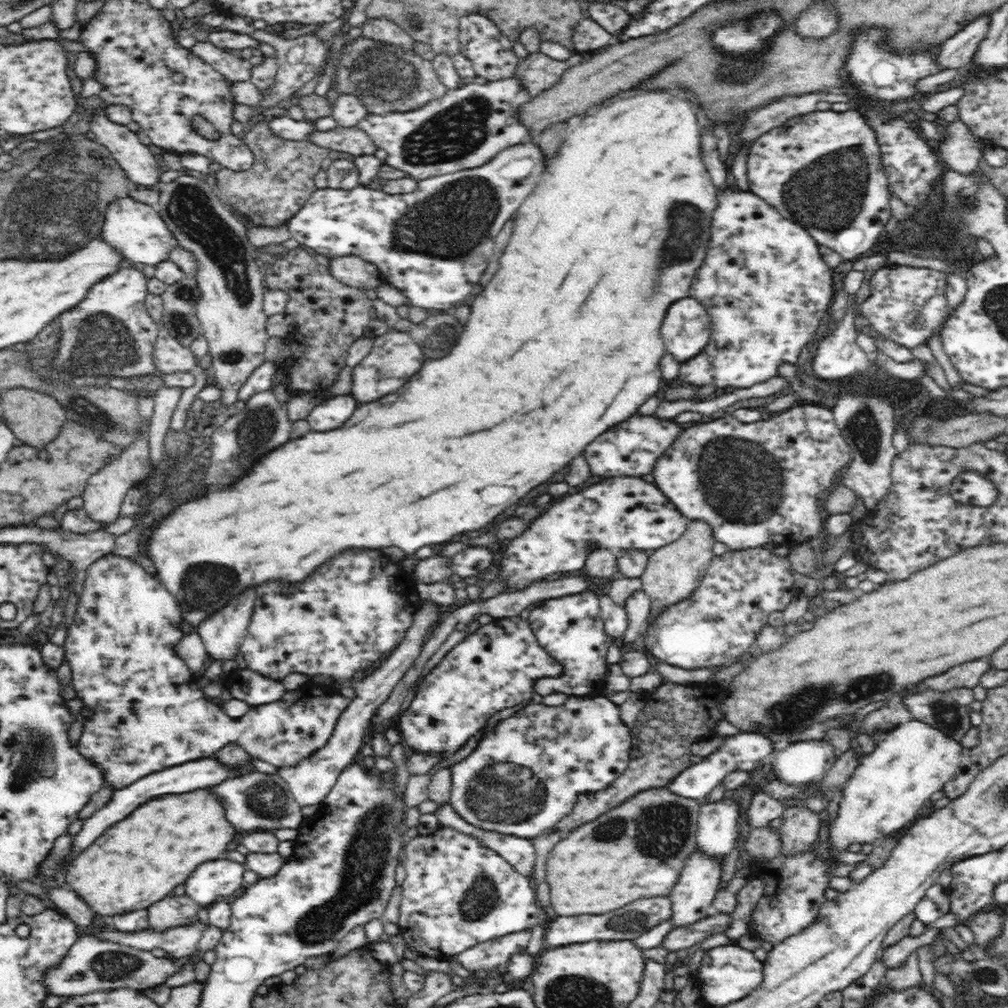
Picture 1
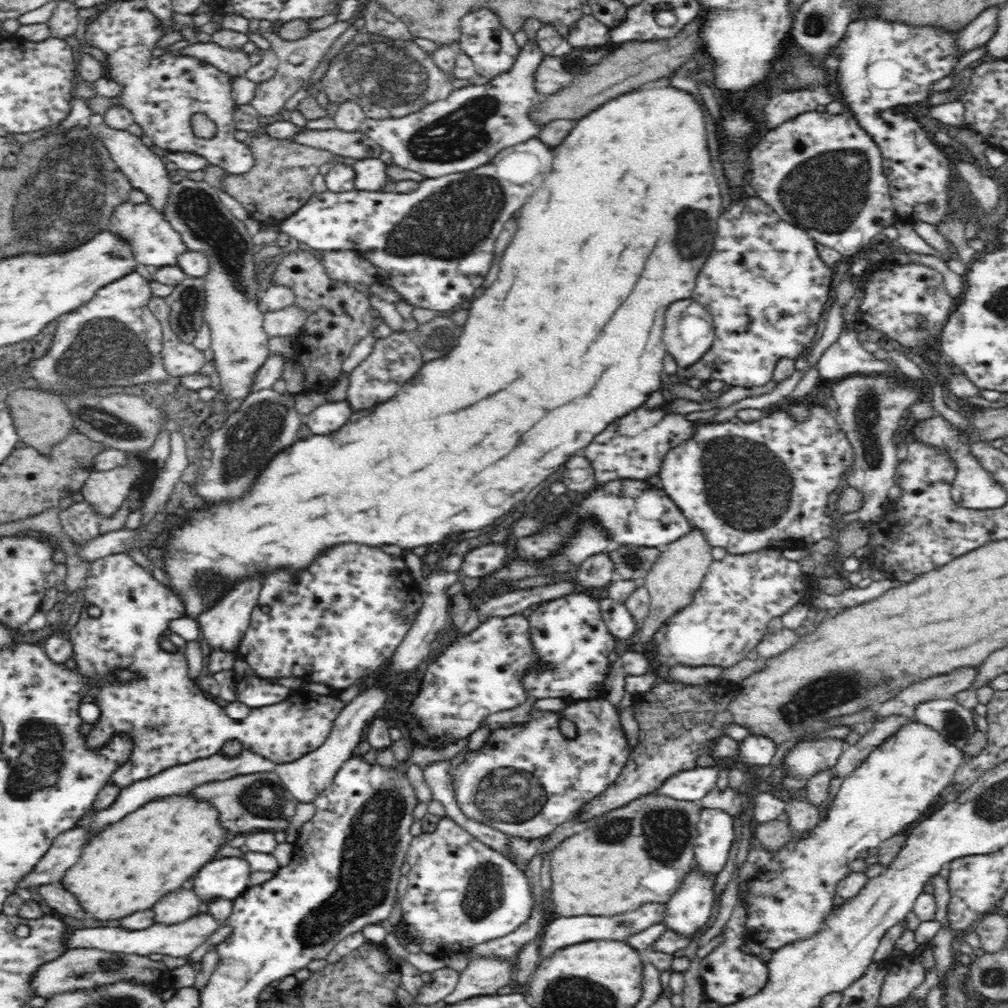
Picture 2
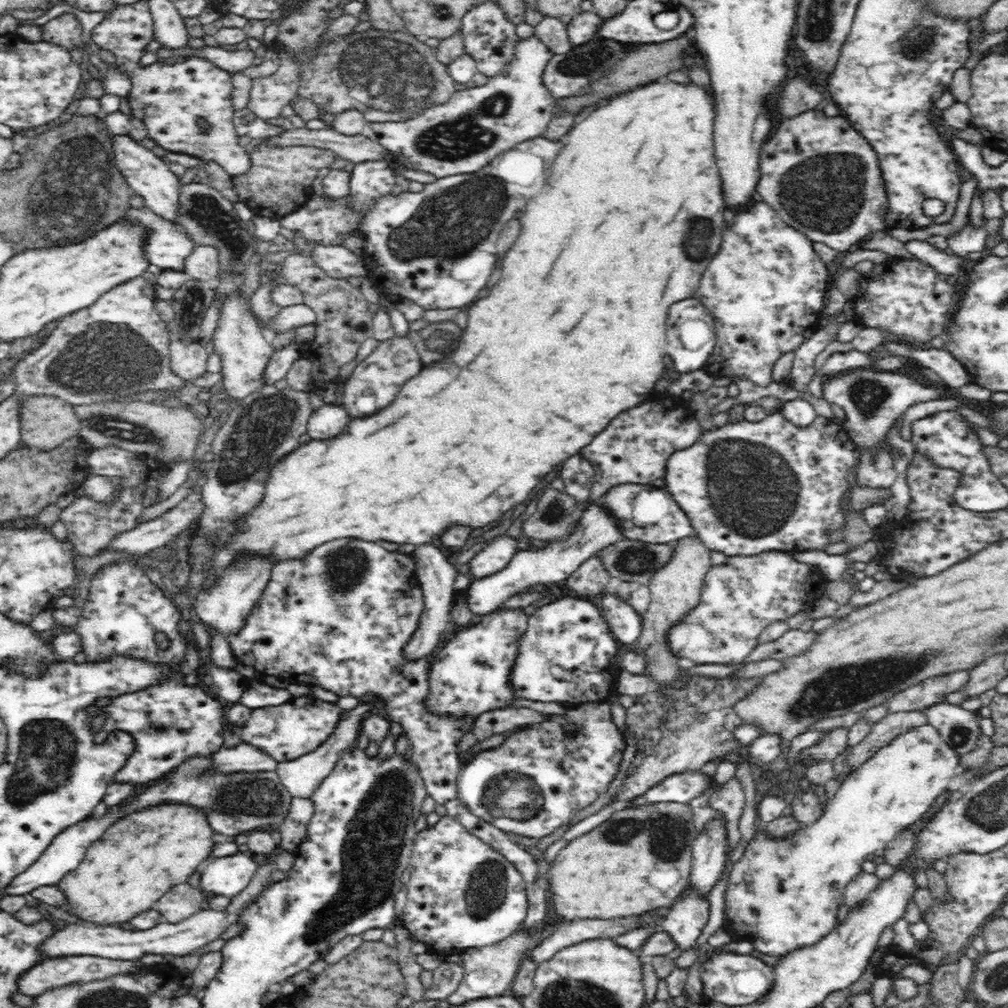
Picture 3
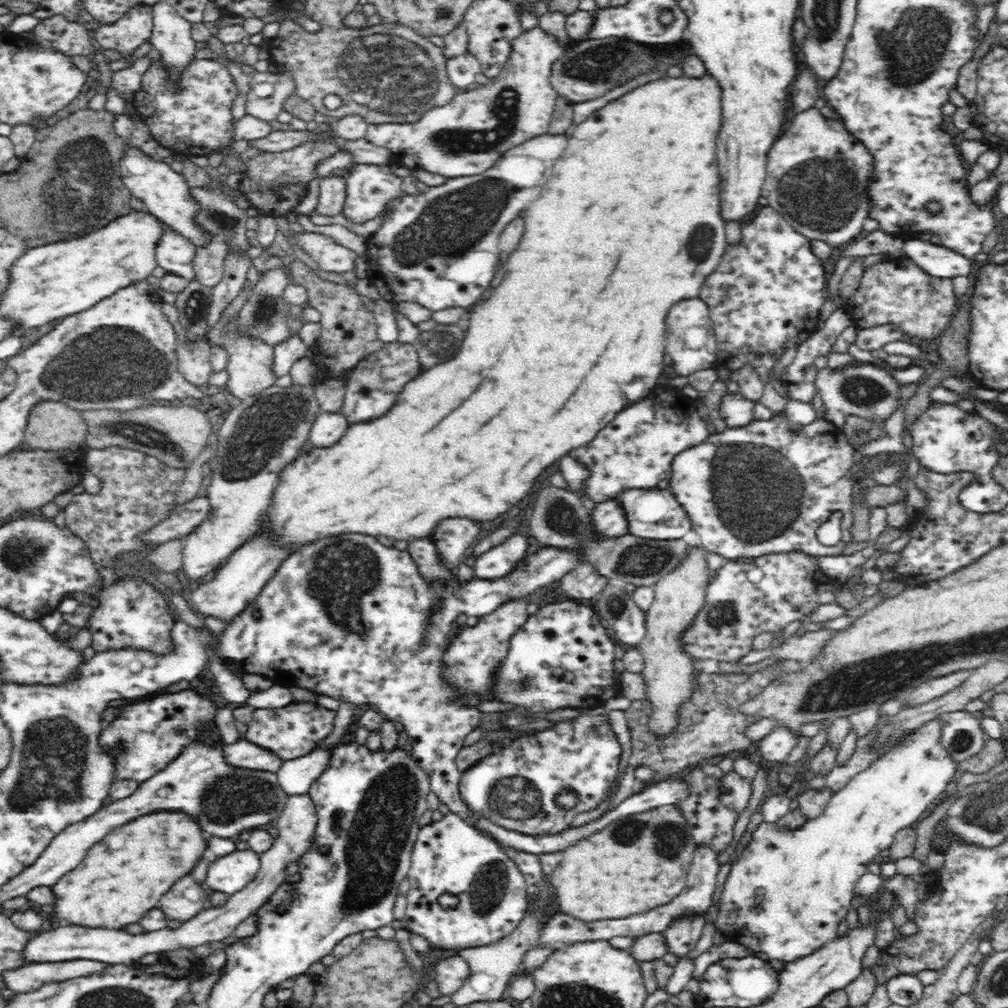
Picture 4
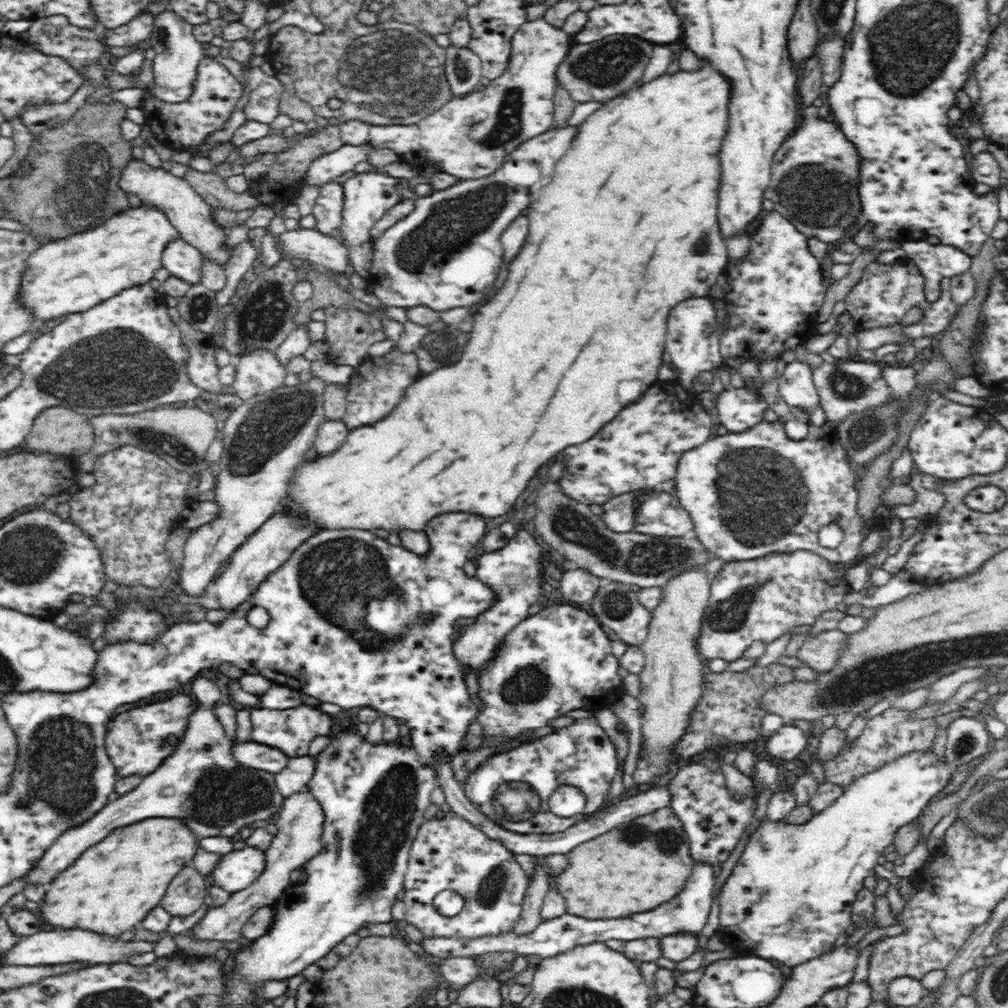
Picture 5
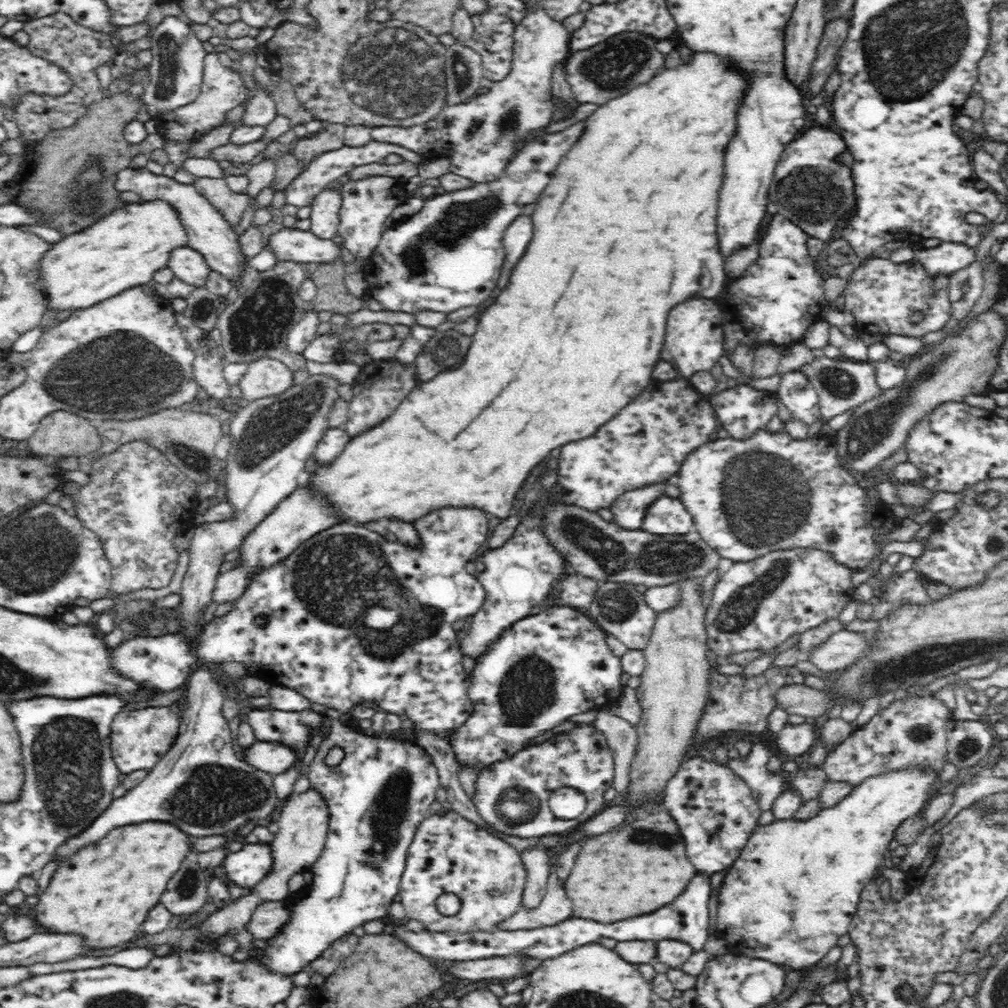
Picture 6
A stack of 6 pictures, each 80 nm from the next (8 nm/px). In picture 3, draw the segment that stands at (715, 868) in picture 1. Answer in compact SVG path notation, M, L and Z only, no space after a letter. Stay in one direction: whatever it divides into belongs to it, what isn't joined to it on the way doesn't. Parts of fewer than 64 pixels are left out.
M686 886L667 907L659 923L660 929L668 932L674 944L686 951L696 945L708 922L709 912L708 897Z

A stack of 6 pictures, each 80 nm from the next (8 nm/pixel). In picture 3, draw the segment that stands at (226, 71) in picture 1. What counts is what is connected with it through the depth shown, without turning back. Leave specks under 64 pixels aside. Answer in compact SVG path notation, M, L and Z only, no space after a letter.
M205 45L197 48L186 46L184 48L176 48L176 50L162 47L155 52L159 60L202 57L204 60L220 67L222 70L228 71L230 74L242 73L245 68L250 68L255 57L254 51L248 48L246 50L230 50L224 49L220 45Z

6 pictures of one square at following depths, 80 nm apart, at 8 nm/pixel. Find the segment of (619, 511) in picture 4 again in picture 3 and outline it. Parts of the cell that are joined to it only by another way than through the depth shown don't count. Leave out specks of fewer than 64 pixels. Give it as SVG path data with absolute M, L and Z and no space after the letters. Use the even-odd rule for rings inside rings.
M591 502L584 514L580 517L579 525L576 526L574 536L564 537L560 541L549 541L541 549L525 549L516 551L515 556L510 562L496 574L487 577L475 578L470 583L469 588L460 590L459 593L452 593L452 610L464 602L475 617L493 613L498 606L502 605L507 598L518 593L528 593L538 584L552 584L552 582L562 582L566 580L574 570L586 562L588 558L604 550L604 547L622 539L622 533L616 525L616 521L606 513L604 507L598 503ZM342 538L342 540L334 540L334 542L326 542L324 546L318 546L316 550L312 550L304 560L288 560L288 562L280 562L272 568L270 572L270 580L266 584L262 592L262 596L259 598L255 607L250 611L246 623L235 635L227 638L230 648L235 656L237 662L240 664L246 664L246 666L252 666L252 670L255 670L255 674L262 678L279 678L284 679L284 682L303 684L306 687L320 686L320 690L328 690L338 695L339 698L357 698L359 702L376 702L376 706L380 706L380 714L388 714L391 723L399 723L403 728L404 734L410 741L410 747L412 747L412 754L409 756L416 766L419 766L421 777L424 778L424 786L427 793L431 796L436 803L440 806L445 806L447 810L447 816L454 818L461 826L464 826L466 830L471 831L476 837L483 839L485 843L488 843L494 850L499 851L504 855L504 858L508 859L524 877L526 883L526 892L528 897L528 910L527 917L520 924L518 930L520 933L532 933L539 931L543 925L544 916L546 916L546 891L547 887L539 881L536 883L536 872L538 872L538 865L534 861L534 857L526 849L522 849L522 846L517 844L517 836L512 833L504 832L494 826L491 826L488 822L478 819L478 816L473 816L468 808L464 807L460 802L459 794L457 793L456 778L460 774L460 764L462 761L460 754L460 740L462 736L471 731L474 726L472 718L464 718L459 720L458 718L439 718L430 712L427 712L425 708L425 701L428 697L429 683L428 672L432 668L432 662L435 661L436 654L440 652L440 646L436 645L436 650L432 651L432 654L428 654L427 657L408 660L403 654L403 646L411 640L414 636L415 630L419 626L419 621L422 619L423 614L423 590L420 588L420 581L417 579L416 565L412 562L413 558L408 558L408 554L400 554L400 550L388 550L388 546L384 546L384 542L364 542L364 540L356 540L356 538Z

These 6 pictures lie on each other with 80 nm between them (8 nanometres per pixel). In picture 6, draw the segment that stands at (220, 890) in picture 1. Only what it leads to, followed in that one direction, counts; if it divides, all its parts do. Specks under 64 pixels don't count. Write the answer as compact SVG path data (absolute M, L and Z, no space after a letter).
M246 843L241 850L226 855L217 875L226 886L228 883L234 883L250 889L271 871L270 868L270 845Z

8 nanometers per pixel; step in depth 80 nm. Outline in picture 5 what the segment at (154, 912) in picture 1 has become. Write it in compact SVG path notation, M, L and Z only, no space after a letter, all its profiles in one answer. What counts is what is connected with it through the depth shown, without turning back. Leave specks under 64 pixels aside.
M186 866L168 886L162 907L173 917L190 916L204 905L206 894L204 877L198 874L198 870Z

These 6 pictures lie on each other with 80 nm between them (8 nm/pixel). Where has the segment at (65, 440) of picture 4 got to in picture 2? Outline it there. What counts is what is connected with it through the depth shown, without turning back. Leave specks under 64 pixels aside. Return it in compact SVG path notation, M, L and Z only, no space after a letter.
M15 388L8 394L5 406L10 411L16 434L20 437L22 445L31 446L43 454L64 440L68 430L74 427L72 415L59 395L46 394L40 390Z

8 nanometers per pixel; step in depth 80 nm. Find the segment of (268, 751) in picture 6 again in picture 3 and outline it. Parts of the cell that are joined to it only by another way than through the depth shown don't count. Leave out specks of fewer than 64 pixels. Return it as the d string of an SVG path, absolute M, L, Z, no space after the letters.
M241 743L236 748L220 748L214 757L214 770L220 773L275 771L277 762L258 748Z

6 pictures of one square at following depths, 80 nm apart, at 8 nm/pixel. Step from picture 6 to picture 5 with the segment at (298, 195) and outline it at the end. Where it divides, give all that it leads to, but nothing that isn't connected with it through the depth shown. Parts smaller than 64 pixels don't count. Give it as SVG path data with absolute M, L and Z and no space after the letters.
M342 145L338 150L319 156L309 166L304 184L316 184L322 186L326 182L334 180L335 175L346 174L358 162L366 161L368 147L366 145Z

